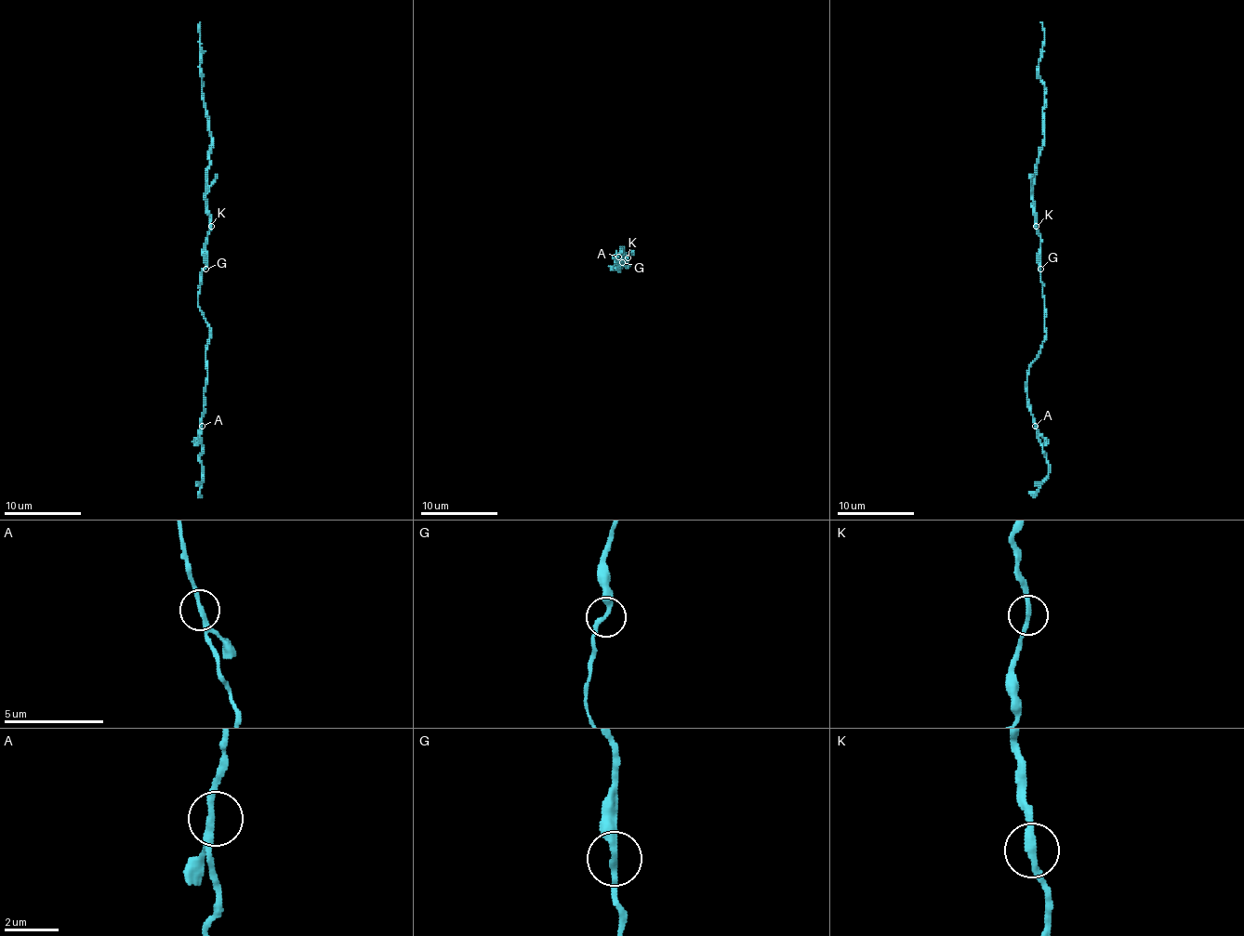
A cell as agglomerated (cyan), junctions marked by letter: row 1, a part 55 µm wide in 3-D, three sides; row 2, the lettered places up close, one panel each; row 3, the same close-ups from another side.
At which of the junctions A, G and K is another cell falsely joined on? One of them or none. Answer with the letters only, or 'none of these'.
K

